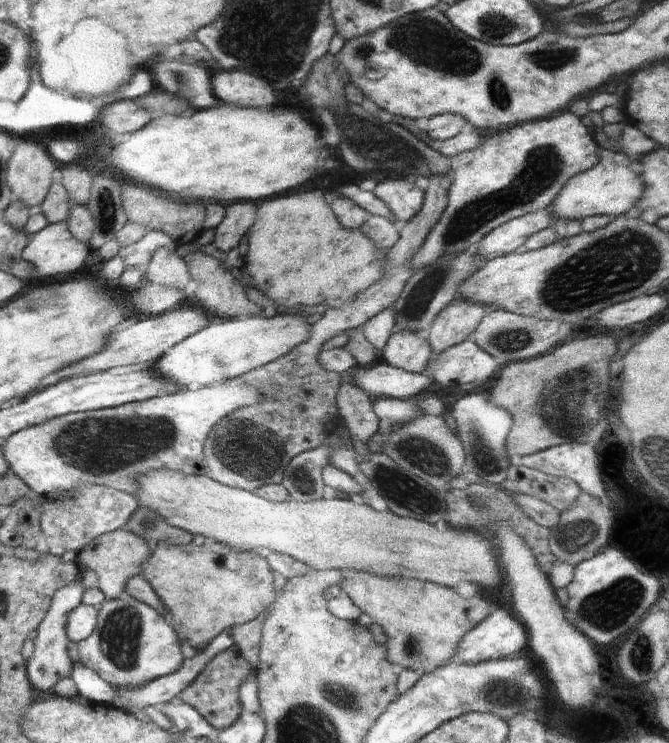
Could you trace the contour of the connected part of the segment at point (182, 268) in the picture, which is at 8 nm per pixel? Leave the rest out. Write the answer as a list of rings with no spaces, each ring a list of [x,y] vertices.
[[[157,248],[146,266],[147,279],[155,285],[164,285],[181,289],[192,284],[188,265],[181,251],[169,248]]]

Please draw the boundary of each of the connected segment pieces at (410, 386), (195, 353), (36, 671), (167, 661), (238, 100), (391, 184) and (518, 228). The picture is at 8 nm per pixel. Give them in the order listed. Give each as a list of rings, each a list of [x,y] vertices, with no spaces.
[[[378,364],[368,369],[358,365],[352,382],[372,399],[404,400],[419,397],[433,391],[434,386],[427,372],[412,374],[386,364]]]
[[[299,314],[221,318],[175,344],[152,368],[160,377],[179,385],[182,388],[180,391],[208,387],[240,377],[286,356],[286,353],[308,340],[308,334],[308,322]]]
[[[82,577],[74,580],[68,586],[58,588],[53,597],[53,603],[50,604],[49,612],[46,612],[44,622],[36,631],[34,637],[34,654],[30,658],[29,678],[34,687],[42,692],[42,696],[53,695],[54,686],[58,680],[66,679],[73,675],[73,664],[70,654],[68,654],[68,628],[70,612],[83,603],[86,588],[84,587]]]
[[[124,594],[120,598],[107,600],[98,612],[92,635],[76,644],[77,664],[90,668],[107,684],[119,688],[140,688],[182,668],[186,654],[181,644],[170,622],[150,606]]]
[[[216,72],[211,84],[218,102],[222,104],[270,108],[276,102],[276,94],[270,84],[246,72]]]
[[[402,178],[382,180],[372,192],[388,206],[388,210],[394,214],[394,221],[400,226],[420,212],[425,200],[423,182],[408,182]]]
[[[550,209],[526,214],[488,232],[479,241],[474,252],[485,261],[488,261],[488,258],[515,253],[516,248],[522,246],[532,234],[553,226],[554,222],[554,214],[550,212]]]

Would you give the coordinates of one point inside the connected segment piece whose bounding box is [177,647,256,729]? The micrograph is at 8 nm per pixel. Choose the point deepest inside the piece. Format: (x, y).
(215, 693)

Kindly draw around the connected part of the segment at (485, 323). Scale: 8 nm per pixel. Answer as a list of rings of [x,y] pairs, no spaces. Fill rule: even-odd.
[[[495,308],[487,313],[483,320],[480,320],[471,339],[482,350],[488,352],[500,367],[503,367],[508,363],[538,357],[554,350],[563,338],[559,332],[560,325],[558,321],[536,319]]]

